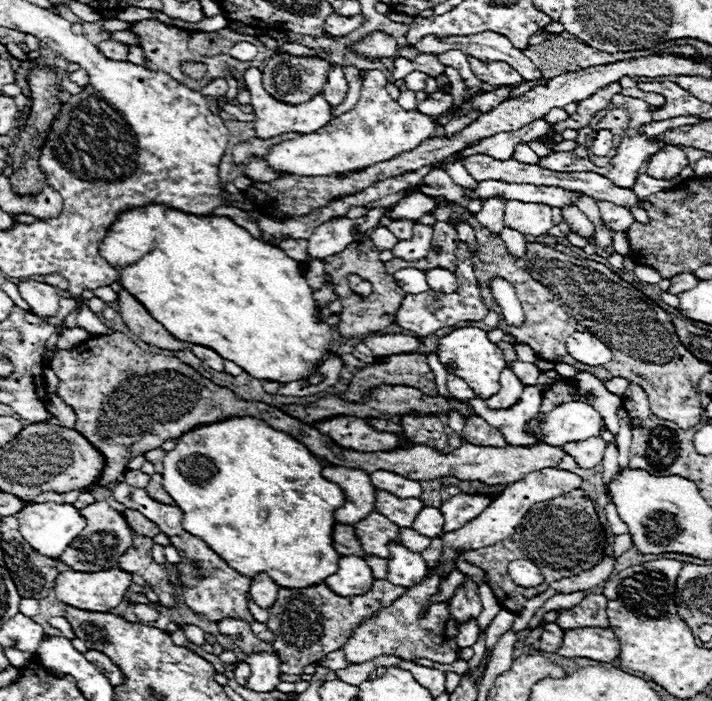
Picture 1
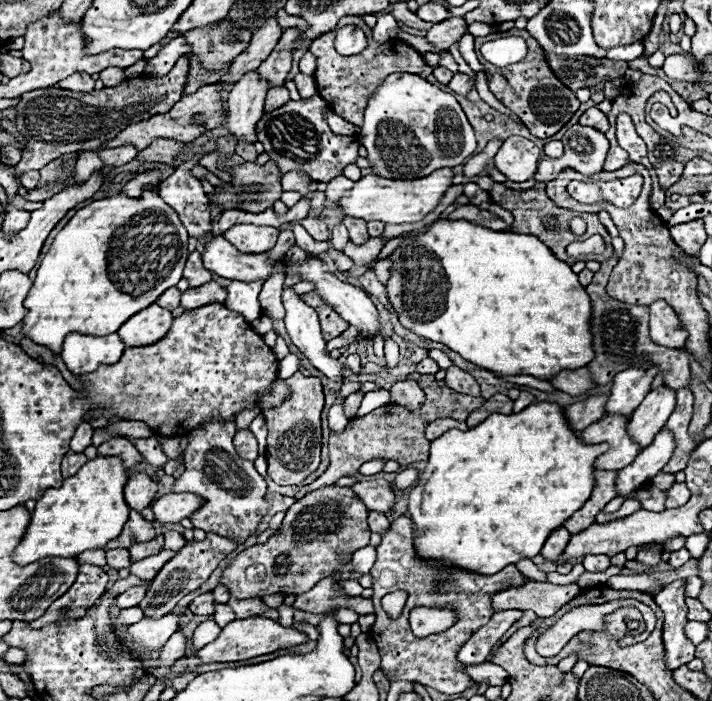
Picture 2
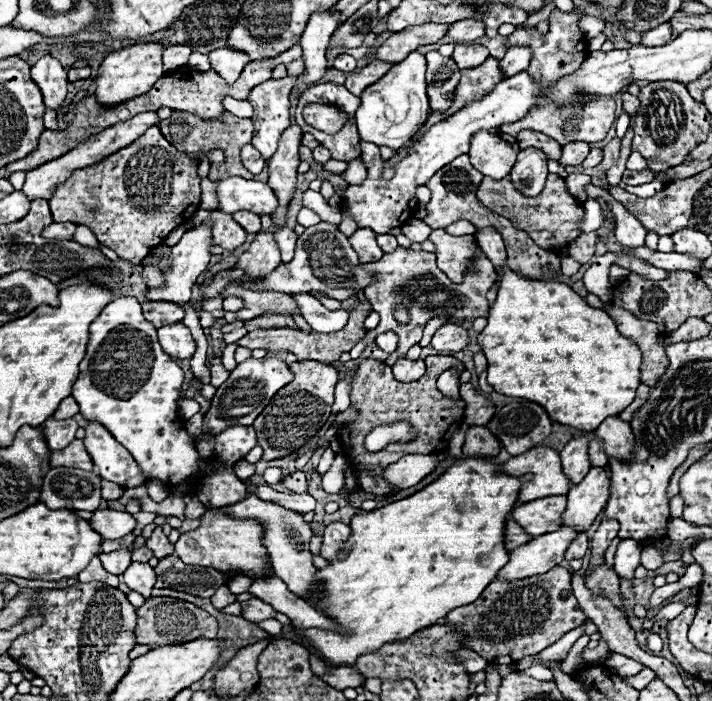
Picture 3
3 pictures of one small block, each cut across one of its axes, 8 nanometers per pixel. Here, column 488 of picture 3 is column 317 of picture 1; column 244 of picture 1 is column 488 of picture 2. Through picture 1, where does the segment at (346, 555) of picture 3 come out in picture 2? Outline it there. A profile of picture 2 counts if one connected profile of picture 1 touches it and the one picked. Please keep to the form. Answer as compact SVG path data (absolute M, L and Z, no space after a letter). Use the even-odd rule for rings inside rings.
M538 402L512 416L492 414L468 432L448 430L432 440L428 464L408 496L408 516L418 532L414 532L418 558L482 576L492 576L522 558L534 558L550 532L584 506L594 488L592 464L606 450L608 444L580 444L554 402Z

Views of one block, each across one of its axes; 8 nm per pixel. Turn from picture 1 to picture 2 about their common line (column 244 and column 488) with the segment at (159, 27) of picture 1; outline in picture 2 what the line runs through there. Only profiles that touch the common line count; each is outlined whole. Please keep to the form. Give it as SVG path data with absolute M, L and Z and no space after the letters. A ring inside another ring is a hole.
M512 28L508 32L496 32L496 34L480 38L480 42L490 42L490 40L504 38L504 36L520 36L520 38L524 38L526 44L528 44L528 54L520 62L508 64L504 68L498 68L498 66L494 66L494 64L490 64L490 62L486 62L482 58L480 62L492 74L490 90L506 108L510 108L524 122L524 126L536 138L550 138L572 118L572 114L580 106L580 100L576 98L576 94L572 90L564 88L564 84L560 84L560 80L556 80L556 76L552 76L548 64L544 64L544 50L528 36L526 30Z

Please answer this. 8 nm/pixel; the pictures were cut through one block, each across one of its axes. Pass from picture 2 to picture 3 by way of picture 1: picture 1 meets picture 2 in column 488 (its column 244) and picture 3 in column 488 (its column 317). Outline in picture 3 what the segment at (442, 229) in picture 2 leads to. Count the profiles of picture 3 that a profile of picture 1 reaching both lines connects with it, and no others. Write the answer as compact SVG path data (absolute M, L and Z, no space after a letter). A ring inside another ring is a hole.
M484 228L482 232L475 232L474 237L486 257L496 264L500 276L498 294L488 312L488 324L478 336L478 344L488 360L488 384L498 394L536 402L548 412L550 420L584 432L596 430L606 416L618 416L634 400L640 384L642 352L638 346L616 330L616 322L606 310L588 306L568 284L556 280L530 280L504 266L504 242L496 230ZM488 336L500 338L500 342L496 346L484 346Z

